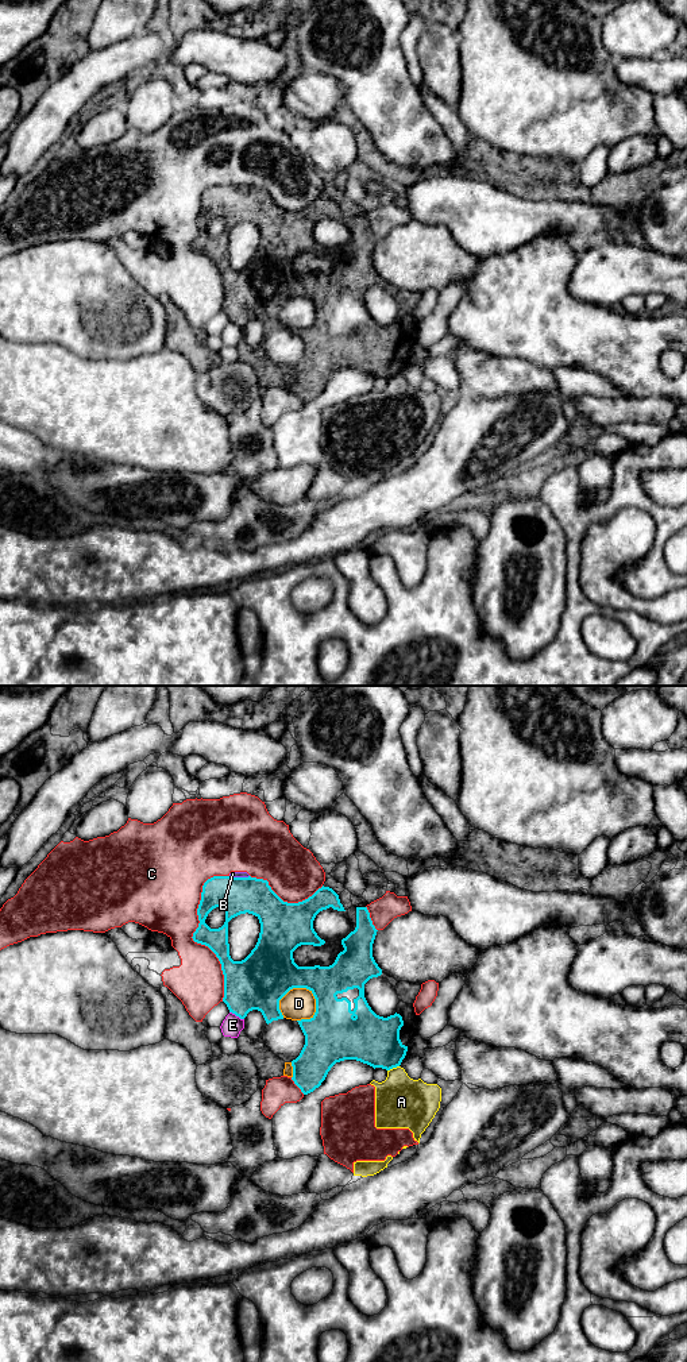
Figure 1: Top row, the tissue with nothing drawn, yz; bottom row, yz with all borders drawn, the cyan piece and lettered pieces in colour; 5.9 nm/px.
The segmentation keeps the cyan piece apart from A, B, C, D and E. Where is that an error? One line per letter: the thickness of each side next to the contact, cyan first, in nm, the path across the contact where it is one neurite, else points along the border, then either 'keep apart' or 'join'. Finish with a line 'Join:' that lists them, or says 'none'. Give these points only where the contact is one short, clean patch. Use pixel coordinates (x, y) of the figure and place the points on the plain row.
A: calibres 300 and 300 nm; border yz (398, 374), (388, 379); keep apart
B: calibres 220 and 30 nm; keep apart
C: calibres 140 and 320 nm; keep apart
D: calibres 320 and 190 nm; keep apart
E: calibres 320 and 120 nm; keep apart
Join: none

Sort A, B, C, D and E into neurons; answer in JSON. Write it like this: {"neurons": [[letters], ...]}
{"neurons": [["A", "B", "C", "D"], ["E"]]}

